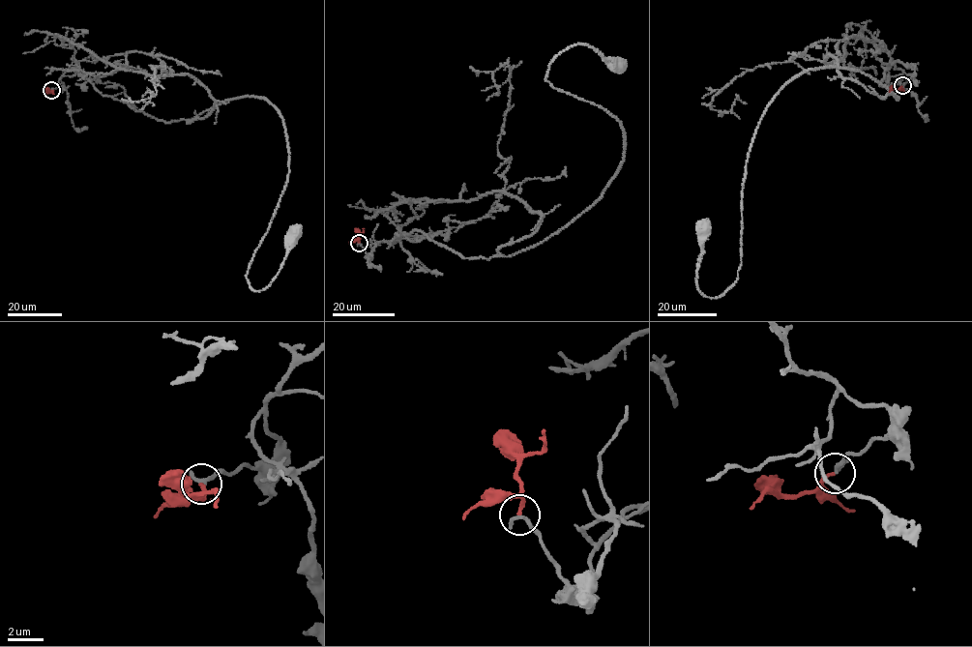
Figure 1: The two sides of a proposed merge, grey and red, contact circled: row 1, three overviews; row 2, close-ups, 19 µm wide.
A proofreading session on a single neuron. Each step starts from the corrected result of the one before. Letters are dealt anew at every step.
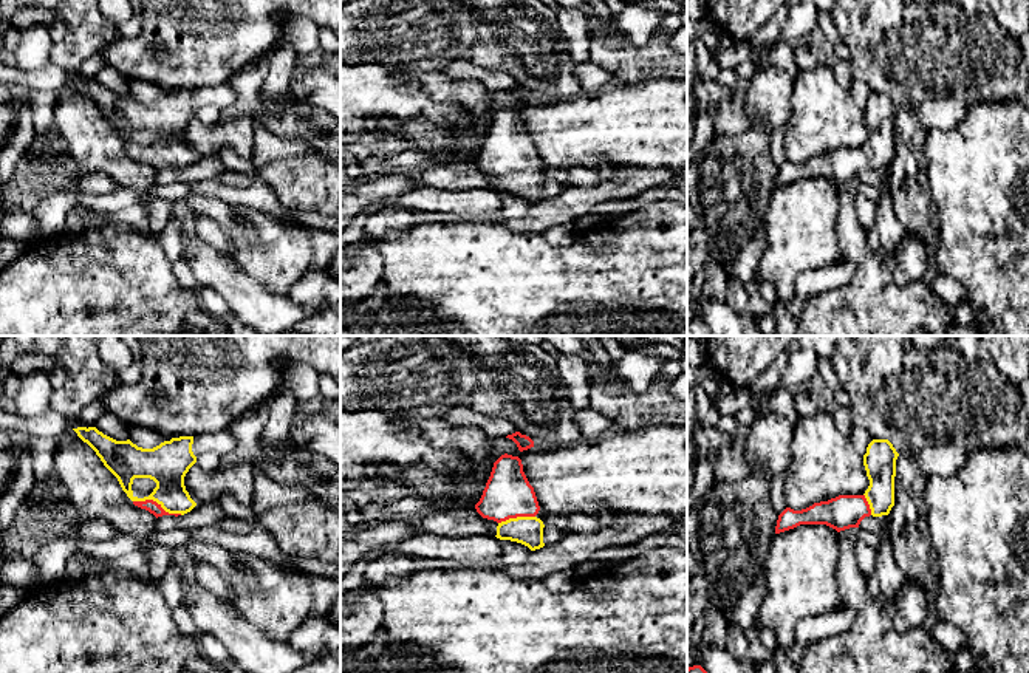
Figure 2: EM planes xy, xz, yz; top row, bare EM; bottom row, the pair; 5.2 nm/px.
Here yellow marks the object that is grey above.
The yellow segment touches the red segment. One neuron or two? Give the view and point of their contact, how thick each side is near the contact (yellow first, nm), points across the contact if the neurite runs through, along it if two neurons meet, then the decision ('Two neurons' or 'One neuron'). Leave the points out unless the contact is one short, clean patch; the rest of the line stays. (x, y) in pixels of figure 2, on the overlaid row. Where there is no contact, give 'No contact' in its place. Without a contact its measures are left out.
Touches yellow at xy (158, 503). Thickness 220 nm (yellow) against 70 nm. Path across: xy (166, 464), (166, 495), (158, 503), (152, 506). One neuron

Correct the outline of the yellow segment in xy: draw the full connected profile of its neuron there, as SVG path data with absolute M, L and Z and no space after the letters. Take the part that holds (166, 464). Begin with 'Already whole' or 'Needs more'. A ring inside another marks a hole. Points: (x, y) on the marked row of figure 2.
Needs more. M96 427L73 430L118 478L135 506L149 511L156 518L184 515L197 506L184 486L186 473L197 463L192 452L193 436L172 438L153 449L142 449L130 439L116 441ZM135 478L150 478L156 483L156 487L149 497L138 498L132 490Z

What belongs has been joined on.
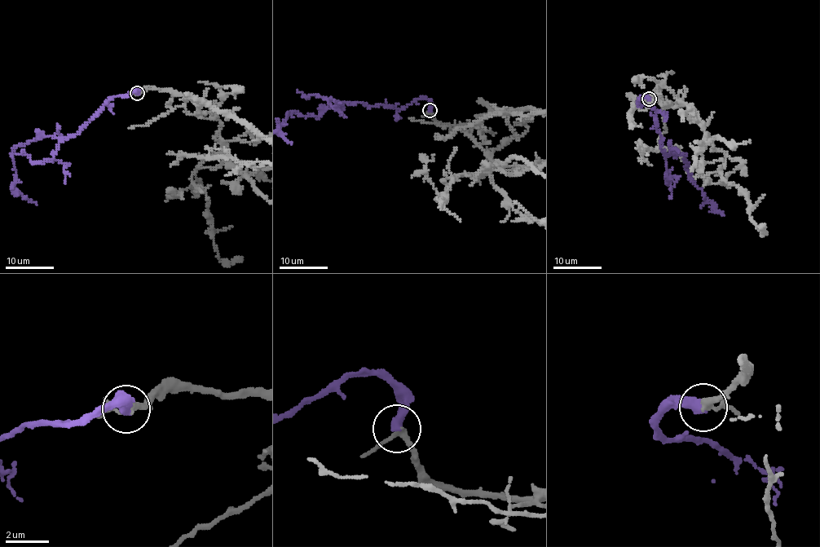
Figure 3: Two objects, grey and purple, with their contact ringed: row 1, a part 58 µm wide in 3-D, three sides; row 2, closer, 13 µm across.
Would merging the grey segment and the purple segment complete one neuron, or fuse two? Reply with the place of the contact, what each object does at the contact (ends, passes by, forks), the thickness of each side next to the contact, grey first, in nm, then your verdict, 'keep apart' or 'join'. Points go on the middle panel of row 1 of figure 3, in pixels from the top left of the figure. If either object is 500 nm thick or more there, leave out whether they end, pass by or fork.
place (429, 110); grey passes by; purple ends; calibres 260 and 480 nm; join

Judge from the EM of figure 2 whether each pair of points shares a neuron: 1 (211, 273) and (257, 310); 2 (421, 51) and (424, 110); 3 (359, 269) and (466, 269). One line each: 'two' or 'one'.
1: one
2: two
3: two

